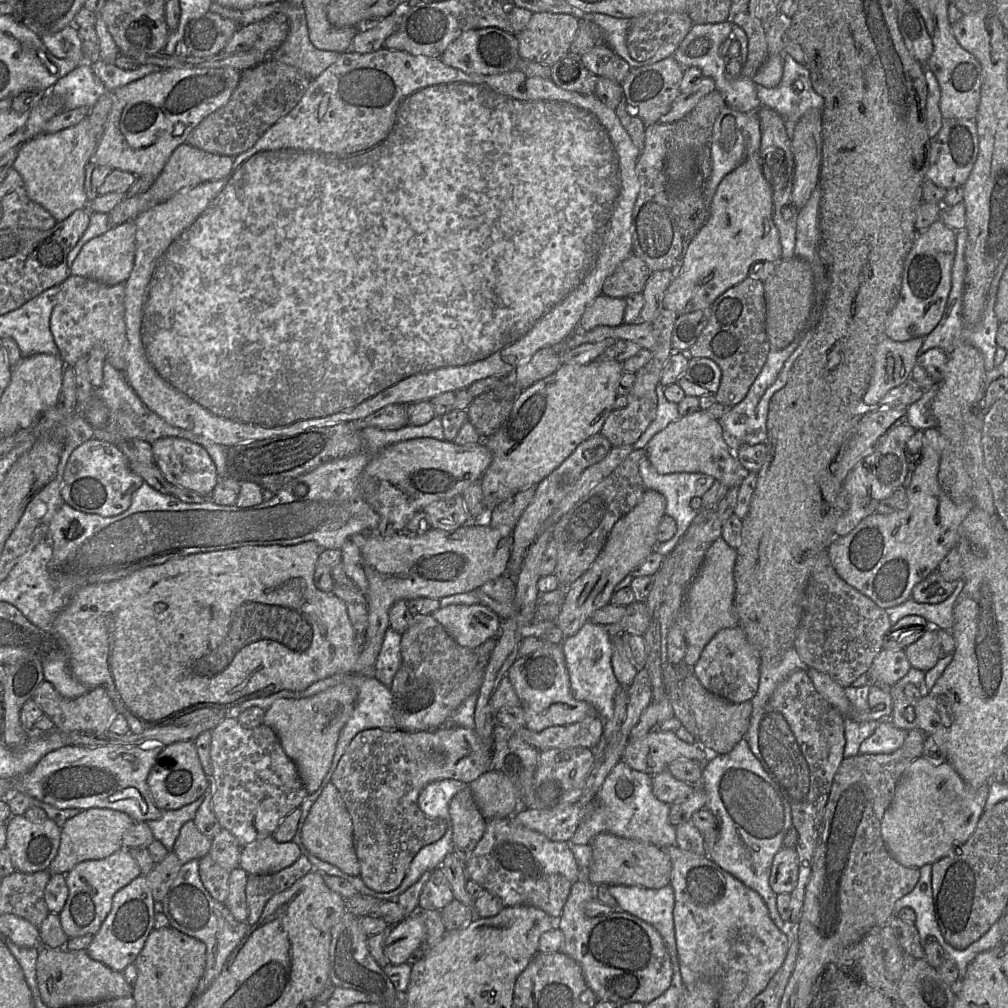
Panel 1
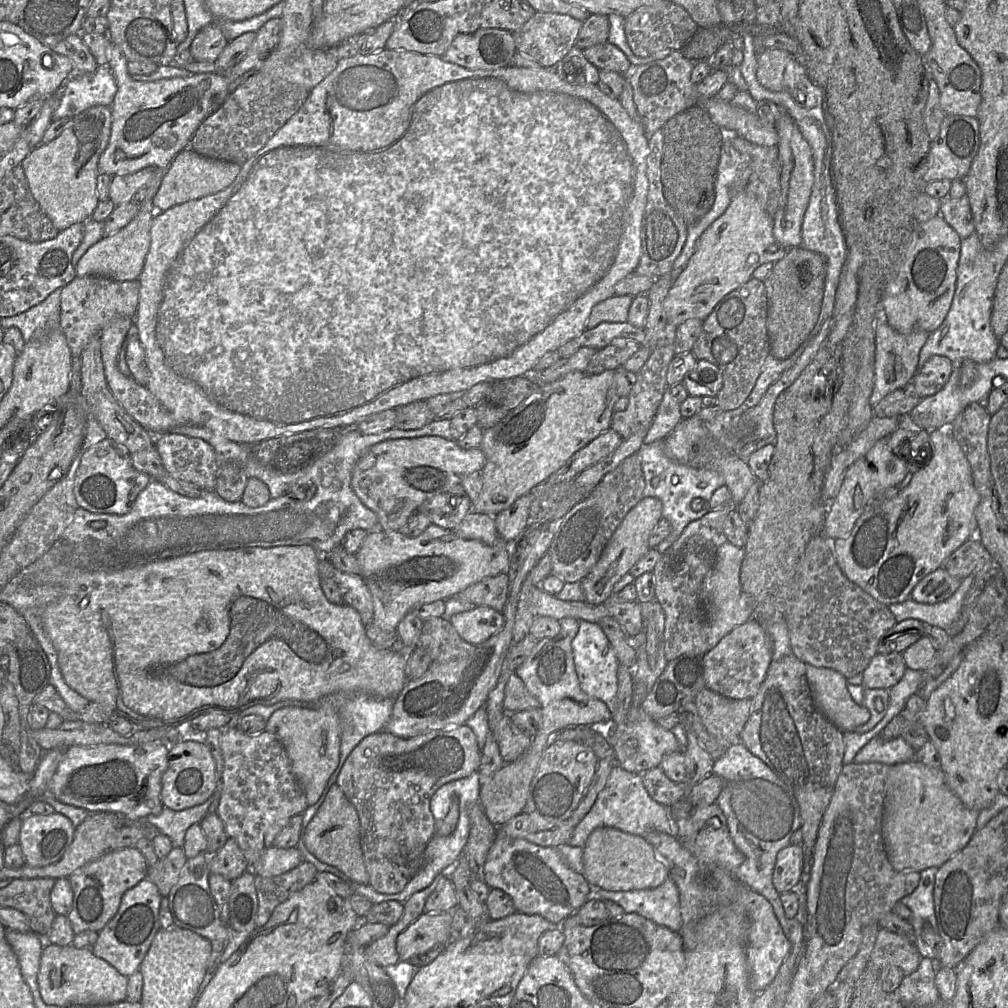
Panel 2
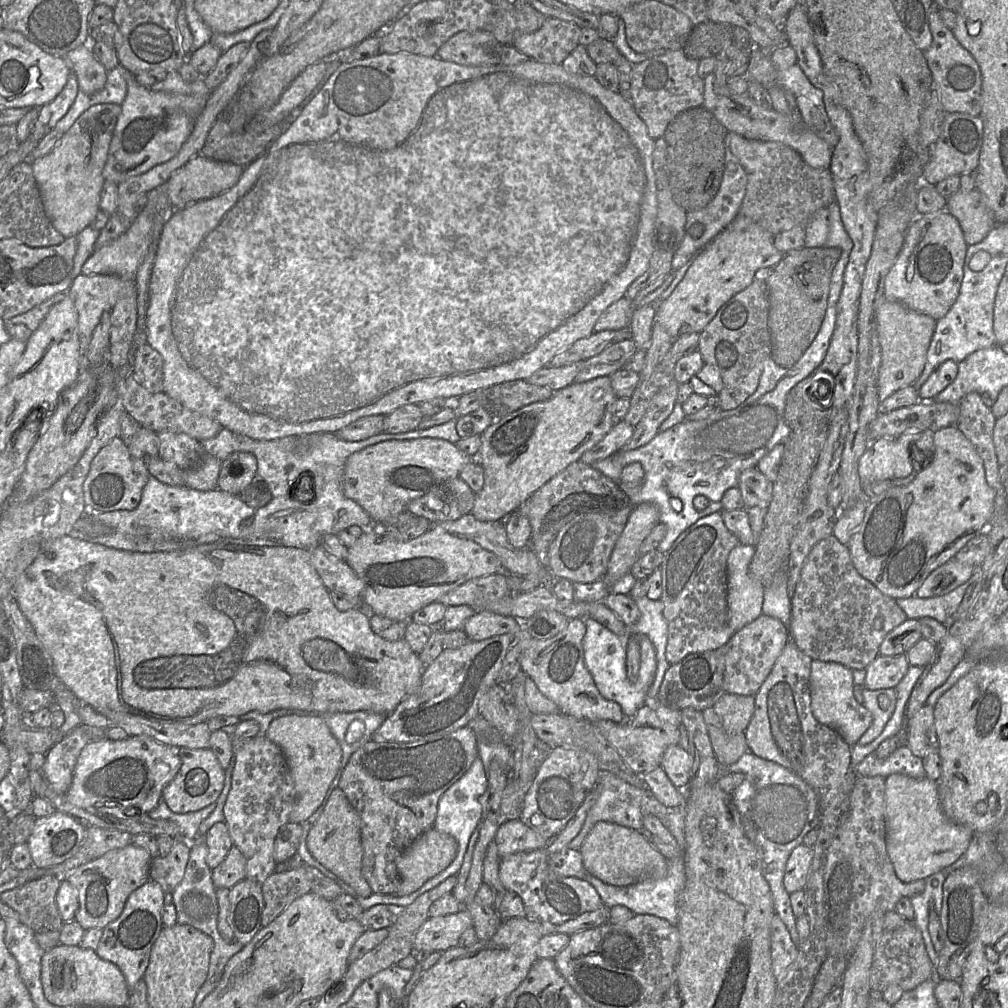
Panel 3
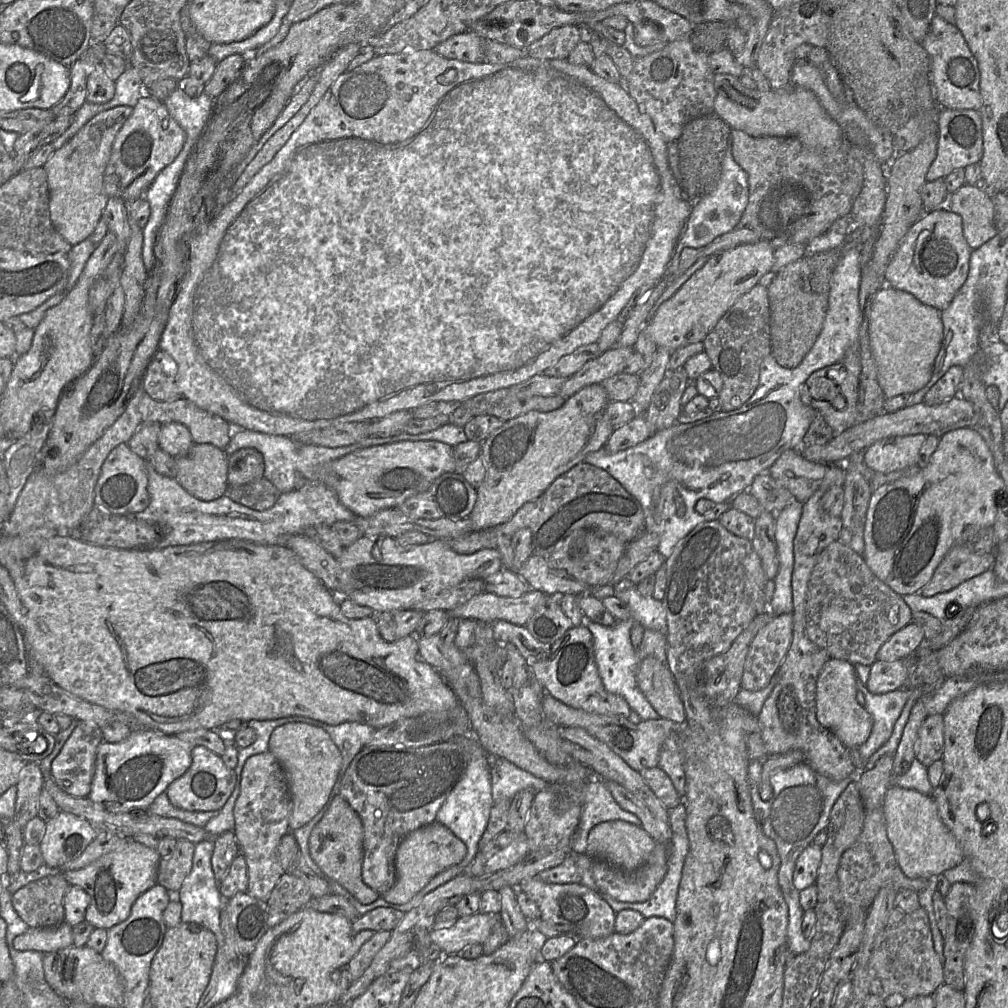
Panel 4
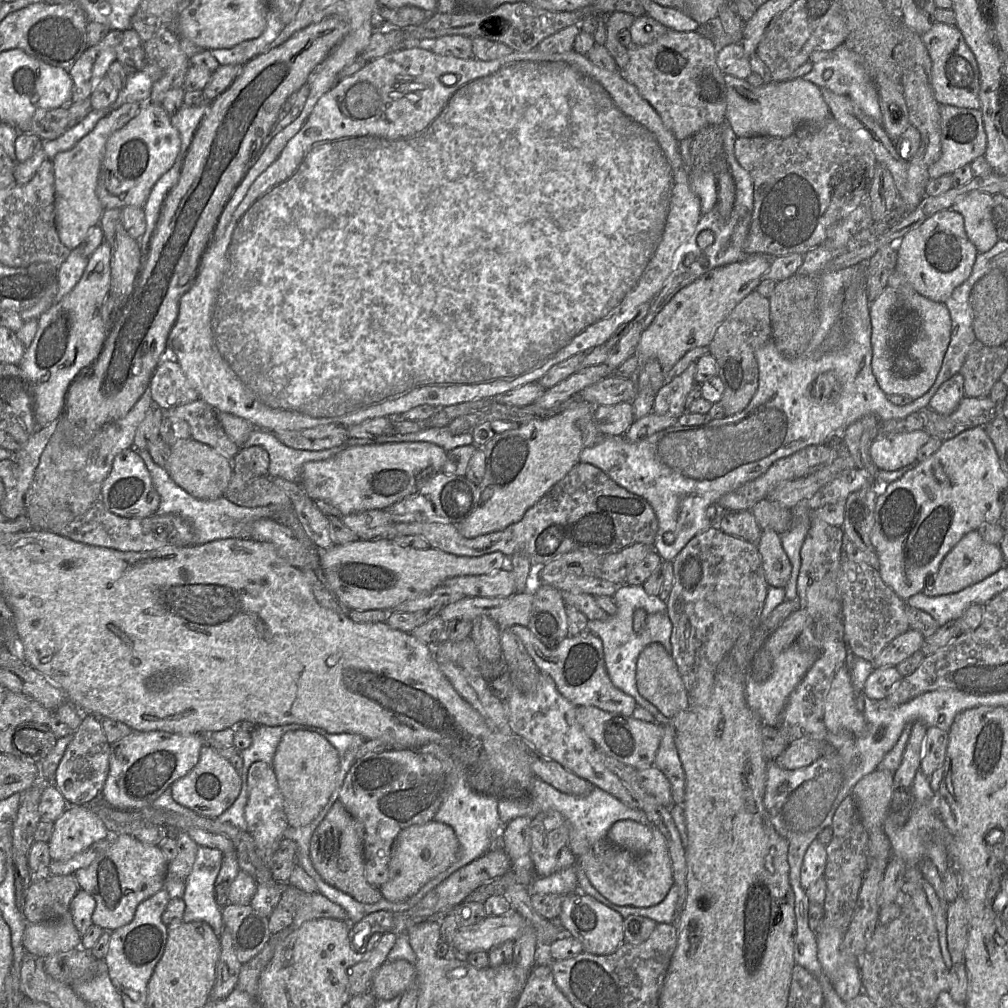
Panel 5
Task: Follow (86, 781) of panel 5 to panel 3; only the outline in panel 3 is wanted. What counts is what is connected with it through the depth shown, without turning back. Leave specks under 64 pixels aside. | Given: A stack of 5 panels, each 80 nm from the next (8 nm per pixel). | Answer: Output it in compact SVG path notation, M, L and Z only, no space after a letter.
M79 725L45 754L45 762L42 767L43 775L55 792L66 795L72 783L77 759L89 742L88 736Z

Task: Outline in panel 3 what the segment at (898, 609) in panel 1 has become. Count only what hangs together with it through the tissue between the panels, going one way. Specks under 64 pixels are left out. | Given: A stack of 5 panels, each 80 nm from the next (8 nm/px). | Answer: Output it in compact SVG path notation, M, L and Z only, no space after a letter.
M981 566L976 568L969 580L961 584L950 593L931 598L919 598L911 596L908 598L896 599L896 603L905 612L908 619L920 619L931 617L942 624L949 623L952 616L964 597L967 588L982 578Z

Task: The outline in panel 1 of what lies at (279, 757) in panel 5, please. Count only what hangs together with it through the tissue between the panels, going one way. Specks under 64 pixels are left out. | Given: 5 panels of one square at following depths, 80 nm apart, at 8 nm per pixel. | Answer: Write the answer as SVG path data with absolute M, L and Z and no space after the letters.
M340 683L311 697L279 698L266 710L264 724L276 732L309 794L320 787L332 765L340 733L353 713L357 695L355 686Z

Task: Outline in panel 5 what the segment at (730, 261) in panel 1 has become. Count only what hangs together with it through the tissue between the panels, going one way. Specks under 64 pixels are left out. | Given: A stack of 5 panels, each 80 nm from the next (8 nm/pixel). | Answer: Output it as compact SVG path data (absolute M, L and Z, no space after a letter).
M755 254L743 261L714 268L676 293L641 334L635 353L638 359L638 367L631 376L634 383L638 384L638 373L644 362L649 359L657 359L667 373L687 351L697 347L708 347L716 330L735 306L757 289L760 282L764 279L764 275L770 269L771 258L774 257Z

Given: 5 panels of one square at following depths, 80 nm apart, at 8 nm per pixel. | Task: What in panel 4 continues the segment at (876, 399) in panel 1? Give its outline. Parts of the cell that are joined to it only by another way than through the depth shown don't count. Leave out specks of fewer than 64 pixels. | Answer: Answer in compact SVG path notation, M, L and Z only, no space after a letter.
M885 285L864 309L878 383L886 399L913 394L930 381L943 341L942 311L925 305L912 294Z

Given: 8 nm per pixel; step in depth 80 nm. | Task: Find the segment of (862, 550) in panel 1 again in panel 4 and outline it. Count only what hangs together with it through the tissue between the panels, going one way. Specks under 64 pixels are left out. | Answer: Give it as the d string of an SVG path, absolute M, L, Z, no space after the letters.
M960 428L947 432L939 438L937 449L930 457L927 466L914 476L898 479L883 485L873 492L865 523L863 526L864 550L862 556L871 571L900 596L917 594L932 578L935 569L946 554L956 545L966 544L980 529L991 527L997 516L998 496L1004 487L1004 481L996 470L992 453L982 436L973 428Z

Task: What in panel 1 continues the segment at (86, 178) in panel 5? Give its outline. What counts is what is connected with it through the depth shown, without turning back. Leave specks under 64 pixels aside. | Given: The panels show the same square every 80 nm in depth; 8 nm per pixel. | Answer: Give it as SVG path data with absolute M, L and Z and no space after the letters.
M87 116L72 127L56 133L41 133L22 143L12 168L21 174L29 198L42 205L59 222L75 210L88 206L85 167L92 161L99 143L100 140L93 138Z

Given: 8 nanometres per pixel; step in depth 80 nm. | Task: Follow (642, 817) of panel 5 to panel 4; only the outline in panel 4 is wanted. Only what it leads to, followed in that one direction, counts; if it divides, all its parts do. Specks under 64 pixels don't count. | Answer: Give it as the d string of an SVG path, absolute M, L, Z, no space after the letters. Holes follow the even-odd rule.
M487 754L487 758L491 774L491 787L493 787L493 805L510 802L516 794L524 789L531 789L534 793L536 793L547 789L550 786L550 784L545 780L519 768L505 758L496 757L493 754ZM592 776L579 787L579 791L582 794L583 806L577 830L572 838L571 852L585 854L588 835L599 823L623 820L636 826L641 825L635 814L624 810L614 800L602 778Z

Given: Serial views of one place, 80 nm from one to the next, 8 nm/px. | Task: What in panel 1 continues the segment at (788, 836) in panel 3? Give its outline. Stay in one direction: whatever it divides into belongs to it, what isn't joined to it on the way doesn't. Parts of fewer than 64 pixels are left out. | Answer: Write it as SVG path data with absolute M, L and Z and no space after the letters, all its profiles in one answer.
M745 737L729 753L711 752L703 767L700 788L707 796L705 807L720 822L720 836L713 847L707 847L707 856L762 897L771 920L790 944L796 937L796 925L782 920L776 904L777 894L769 885L774 856L783 848L784 836L793 827L786 796L764 770Z

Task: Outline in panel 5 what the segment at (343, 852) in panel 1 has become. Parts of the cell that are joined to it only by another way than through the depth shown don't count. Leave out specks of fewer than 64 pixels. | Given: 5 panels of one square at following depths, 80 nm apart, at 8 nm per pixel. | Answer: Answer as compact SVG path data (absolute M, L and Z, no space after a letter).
M338 799L312 834L310 857L314 868L325 882L358 902L372 904L381 900L382 895L380 889L372 887L365 878L363 842L363 825Z

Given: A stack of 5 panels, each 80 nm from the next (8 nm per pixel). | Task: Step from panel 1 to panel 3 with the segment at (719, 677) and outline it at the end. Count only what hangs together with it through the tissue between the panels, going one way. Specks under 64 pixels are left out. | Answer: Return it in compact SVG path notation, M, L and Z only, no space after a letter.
M761 615L749 624L734 632L729 641L722 647L725 664L723 689L735 695L756 695L760 687L772 671L772 668L789 641L789 631L778 619Z

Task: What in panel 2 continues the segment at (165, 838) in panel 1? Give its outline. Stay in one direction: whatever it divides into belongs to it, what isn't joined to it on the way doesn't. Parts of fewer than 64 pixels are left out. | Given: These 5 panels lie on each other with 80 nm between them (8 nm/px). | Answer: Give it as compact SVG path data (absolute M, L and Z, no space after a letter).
M209 797L202 804L184 810L172 810L163 806L160 814L148 815L146 820L159 833L167 835L171 839L173 847L182 847L187 829L192 824L199 824L208 813L211 803L212 798Z

